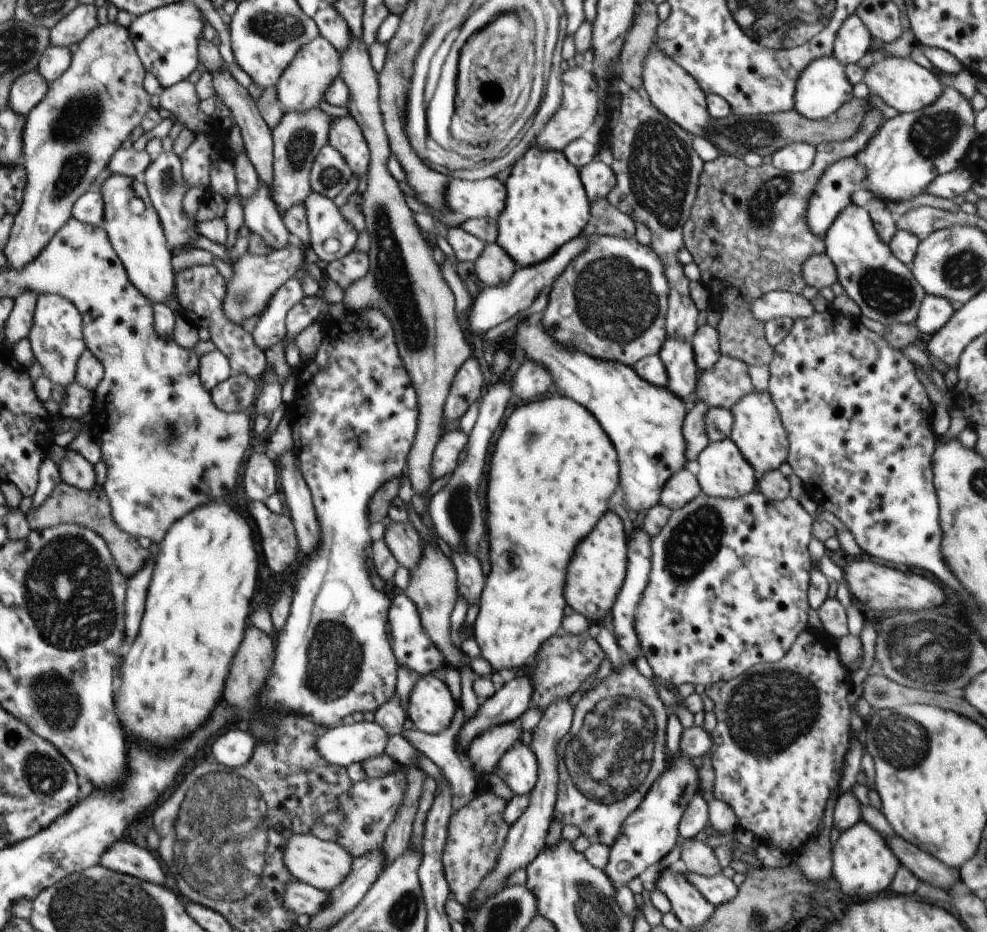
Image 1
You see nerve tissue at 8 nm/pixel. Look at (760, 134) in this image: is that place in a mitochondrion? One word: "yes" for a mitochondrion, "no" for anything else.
yes

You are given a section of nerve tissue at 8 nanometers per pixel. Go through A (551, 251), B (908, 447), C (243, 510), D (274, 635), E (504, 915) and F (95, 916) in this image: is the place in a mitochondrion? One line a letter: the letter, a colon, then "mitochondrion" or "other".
A: other
B: other
C: other
D: other
E: mitochondrion
F: mitochondrion

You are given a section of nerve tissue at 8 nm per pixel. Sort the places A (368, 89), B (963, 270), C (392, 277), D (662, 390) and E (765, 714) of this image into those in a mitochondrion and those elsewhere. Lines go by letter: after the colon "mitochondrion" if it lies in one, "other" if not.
A: other
B: mitochondrion
C: mitochondrion
D: other
E: mitochondrion

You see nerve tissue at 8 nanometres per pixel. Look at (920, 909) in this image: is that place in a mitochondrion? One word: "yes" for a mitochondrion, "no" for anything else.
no

